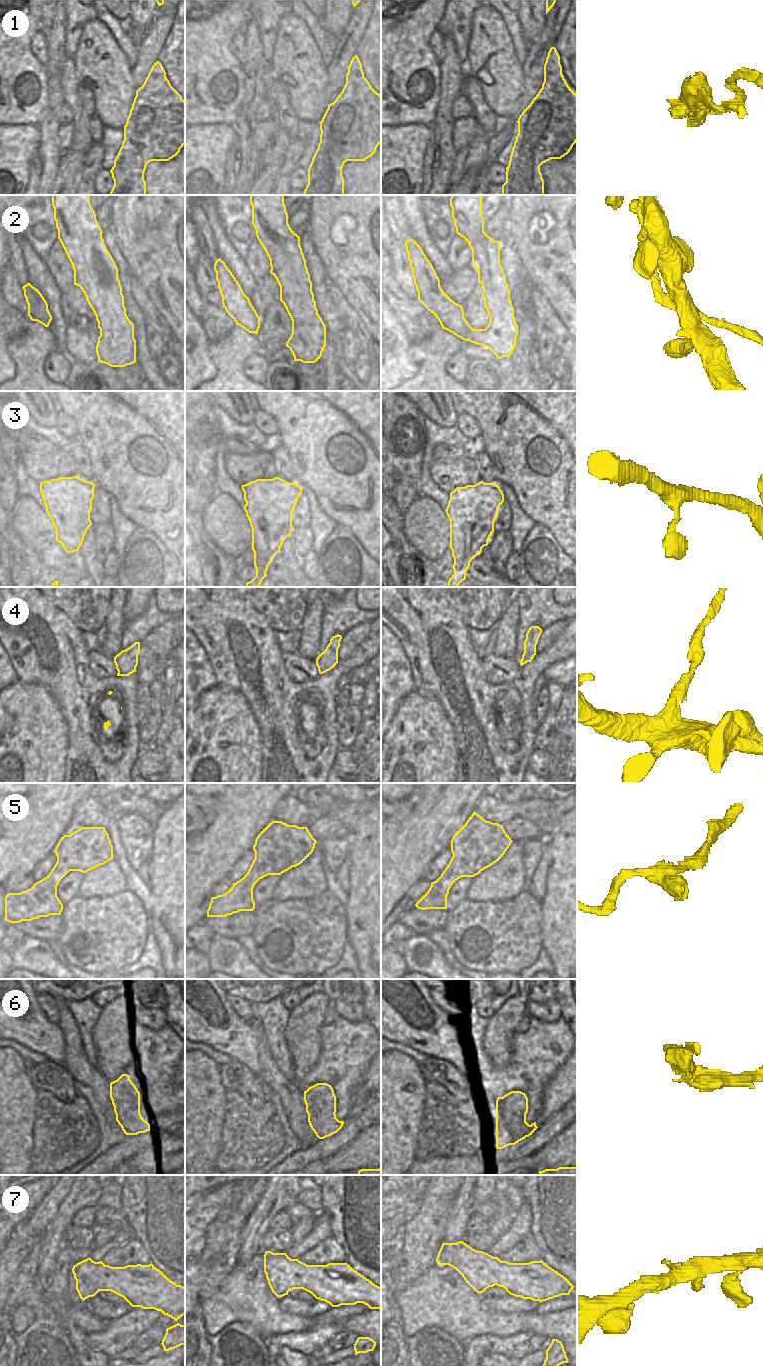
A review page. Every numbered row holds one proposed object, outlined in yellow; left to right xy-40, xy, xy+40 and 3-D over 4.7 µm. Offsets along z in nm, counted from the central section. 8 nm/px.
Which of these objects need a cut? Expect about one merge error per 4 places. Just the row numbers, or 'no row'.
1, 2, 6

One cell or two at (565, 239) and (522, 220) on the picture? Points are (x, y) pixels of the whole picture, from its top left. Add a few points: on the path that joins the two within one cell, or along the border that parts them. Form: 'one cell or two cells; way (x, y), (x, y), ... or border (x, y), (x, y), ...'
one cell; way (557, 227), (552, 222), (534, 222)

